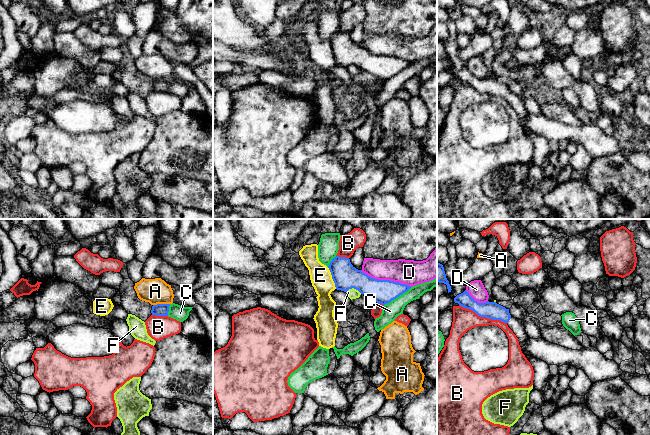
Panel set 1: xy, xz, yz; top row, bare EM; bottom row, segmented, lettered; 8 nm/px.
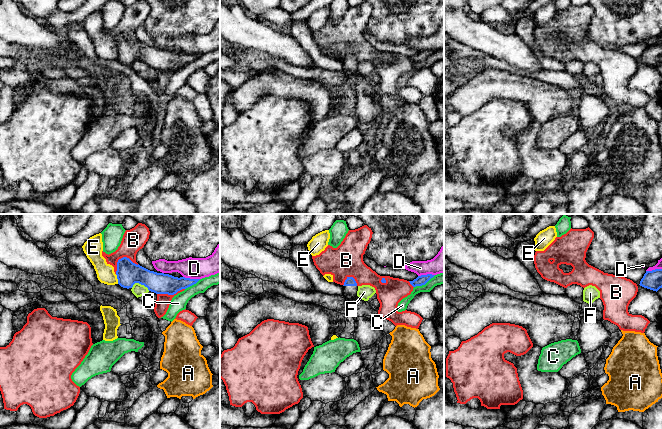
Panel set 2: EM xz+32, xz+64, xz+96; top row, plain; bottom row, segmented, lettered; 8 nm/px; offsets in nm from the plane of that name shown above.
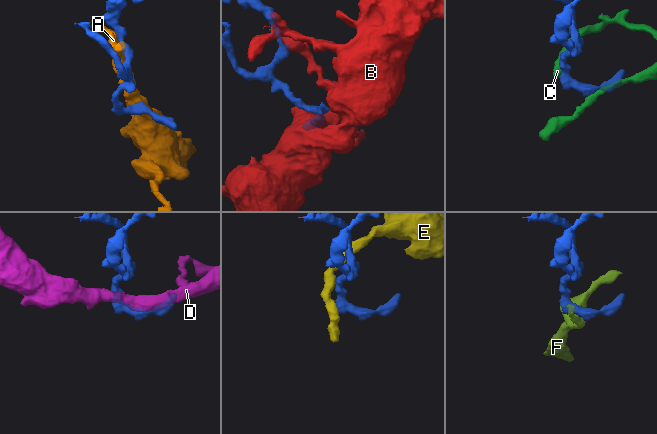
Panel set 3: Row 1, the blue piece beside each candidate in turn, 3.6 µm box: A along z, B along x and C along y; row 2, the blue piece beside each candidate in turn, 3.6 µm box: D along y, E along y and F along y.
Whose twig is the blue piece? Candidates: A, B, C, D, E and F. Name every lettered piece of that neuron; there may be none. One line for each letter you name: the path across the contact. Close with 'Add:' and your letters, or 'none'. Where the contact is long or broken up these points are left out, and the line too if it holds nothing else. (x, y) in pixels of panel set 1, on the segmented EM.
Add: none

